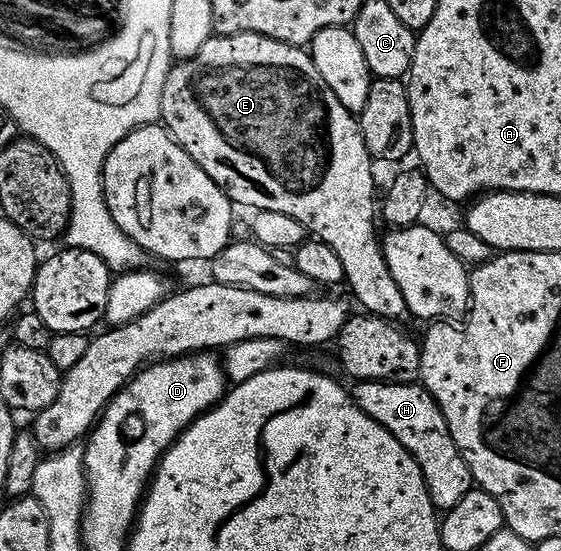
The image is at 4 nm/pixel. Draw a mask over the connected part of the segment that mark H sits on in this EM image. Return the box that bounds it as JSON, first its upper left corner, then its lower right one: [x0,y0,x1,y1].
[351,381,474,510]

